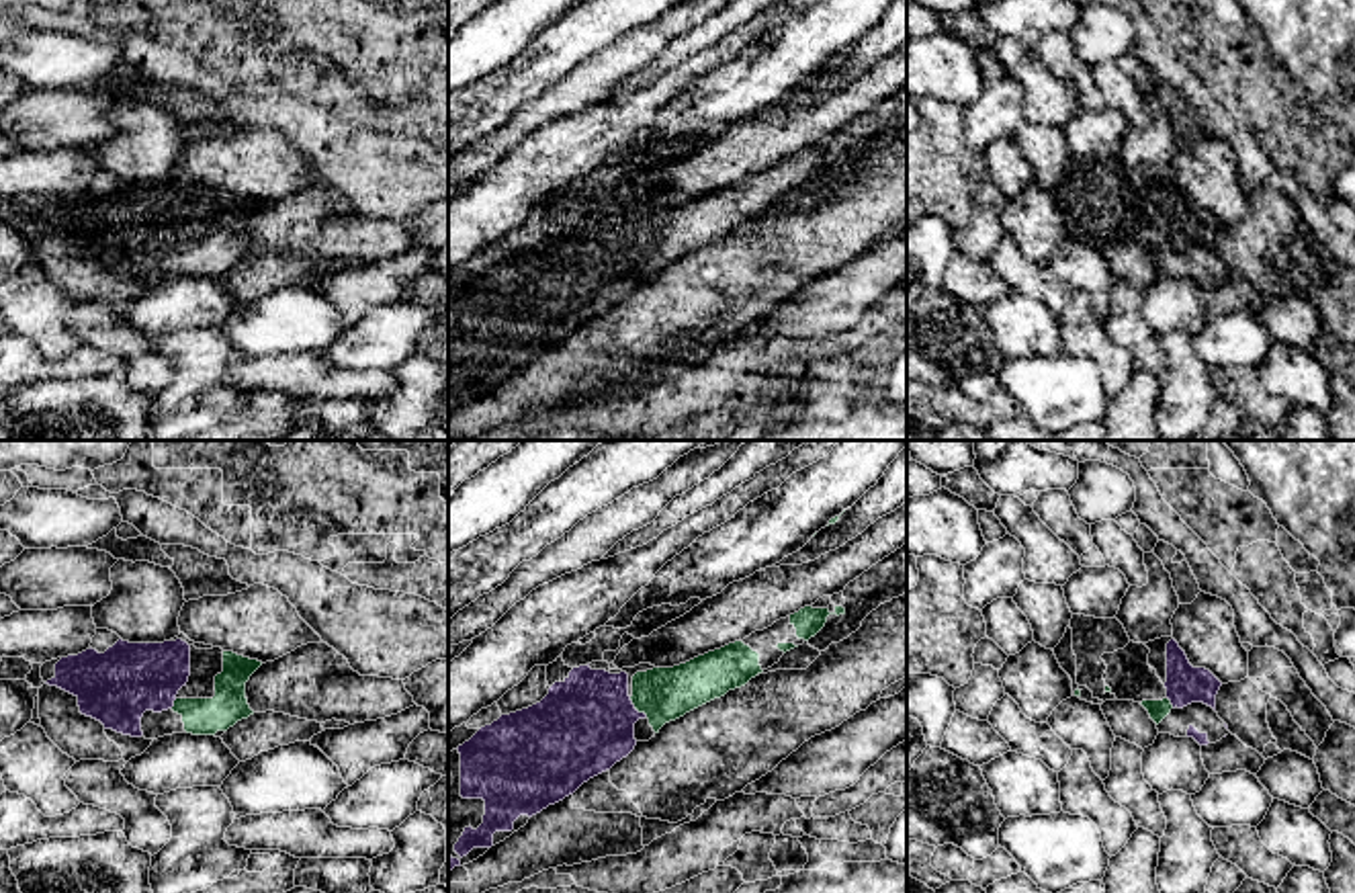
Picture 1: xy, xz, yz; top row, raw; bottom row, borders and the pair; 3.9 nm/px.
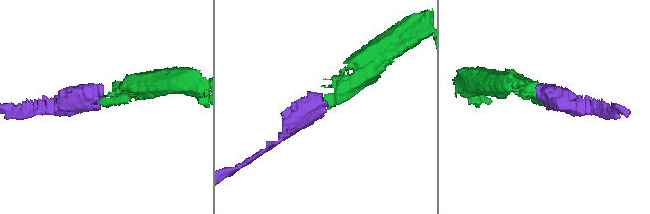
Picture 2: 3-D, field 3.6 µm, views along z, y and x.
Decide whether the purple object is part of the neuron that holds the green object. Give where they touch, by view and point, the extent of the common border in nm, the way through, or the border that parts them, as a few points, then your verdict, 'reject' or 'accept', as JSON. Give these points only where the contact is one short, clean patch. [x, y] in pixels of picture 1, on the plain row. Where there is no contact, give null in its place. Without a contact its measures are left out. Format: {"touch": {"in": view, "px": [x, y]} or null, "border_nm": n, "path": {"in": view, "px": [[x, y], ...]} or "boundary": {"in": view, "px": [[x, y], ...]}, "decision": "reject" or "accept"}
{"touch": {"in": "xz", "px": [637, 250]}, "border_nm": 110, "path": {"in": "xz", "px": [[664, 236], [651, 238], [637, 250], [606, 254], [584, 267]]}, "decision": "accept"}

